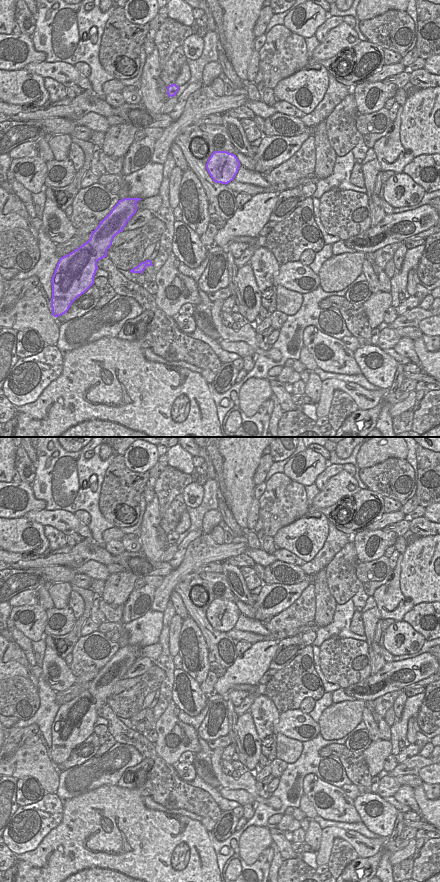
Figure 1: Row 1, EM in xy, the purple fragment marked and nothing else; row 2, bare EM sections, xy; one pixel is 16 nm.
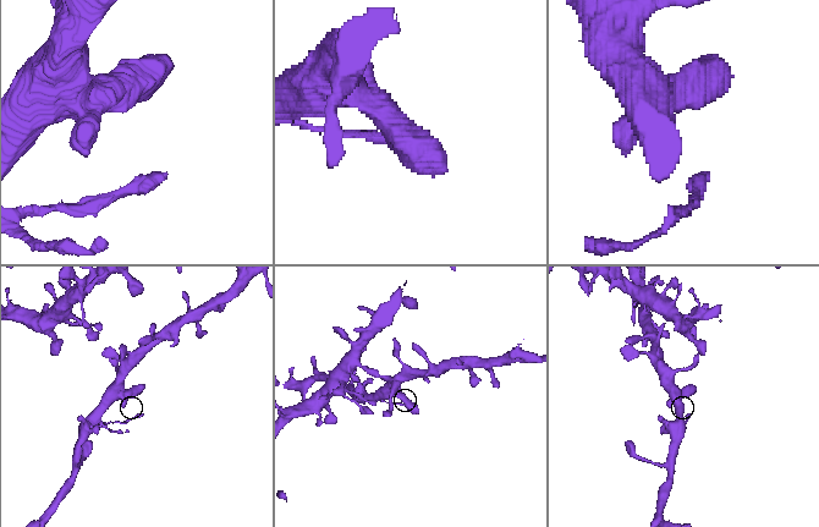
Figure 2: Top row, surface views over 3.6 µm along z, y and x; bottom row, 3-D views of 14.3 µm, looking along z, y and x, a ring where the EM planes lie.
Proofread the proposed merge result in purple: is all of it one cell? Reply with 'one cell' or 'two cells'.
two cells

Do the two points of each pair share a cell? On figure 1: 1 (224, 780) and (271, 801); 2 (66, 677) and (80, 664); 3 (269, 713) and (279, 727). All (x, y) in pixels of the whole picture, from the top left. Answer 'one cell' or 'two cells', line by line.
1: one cell
2: two cells
3: two cells

